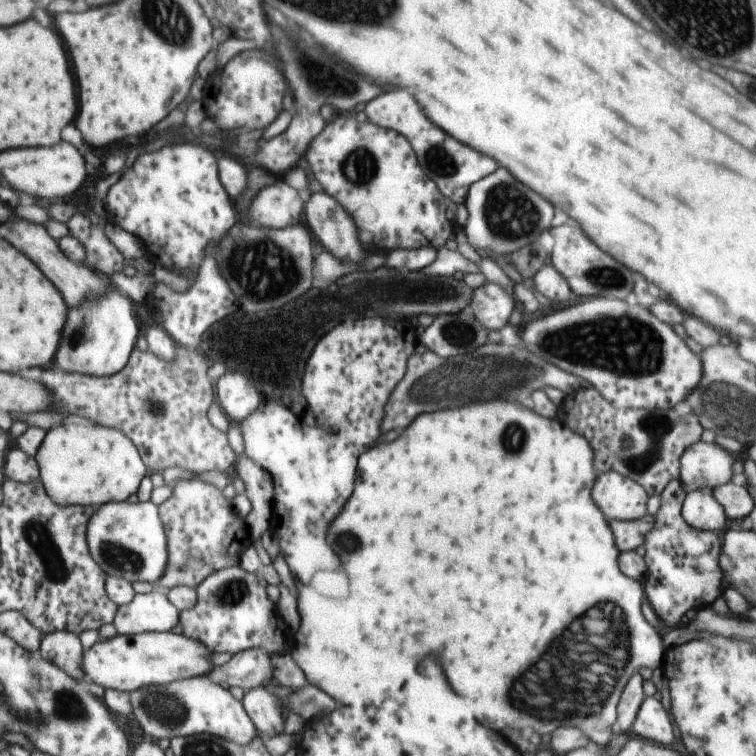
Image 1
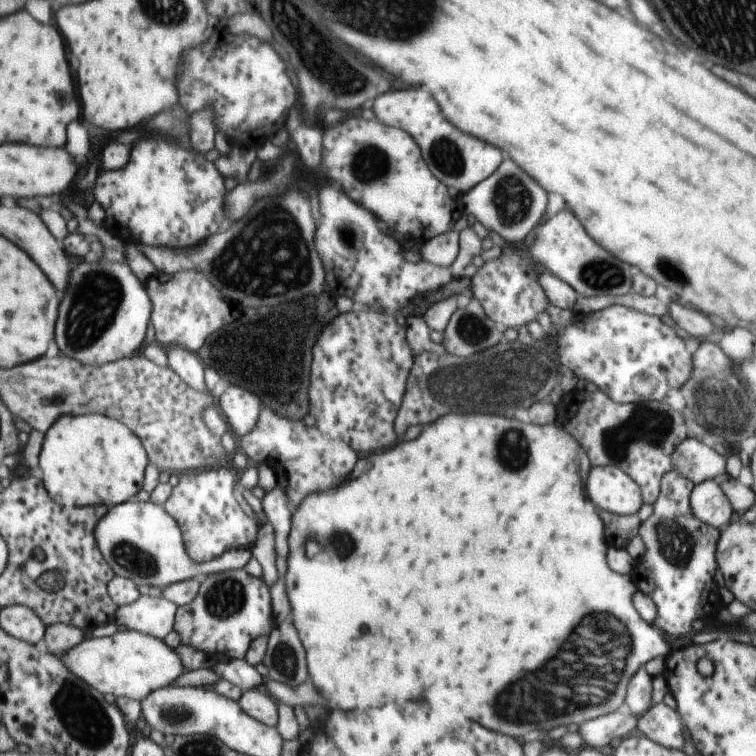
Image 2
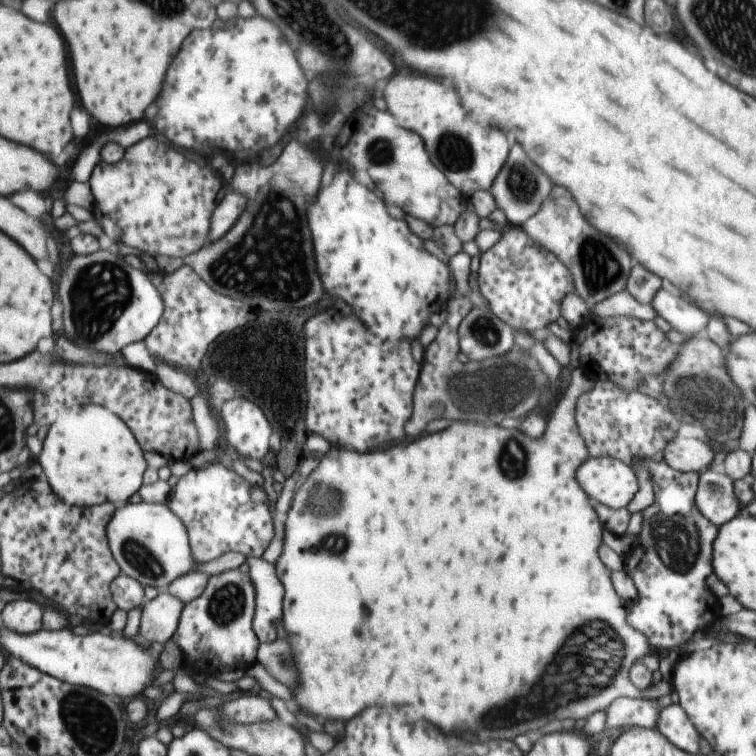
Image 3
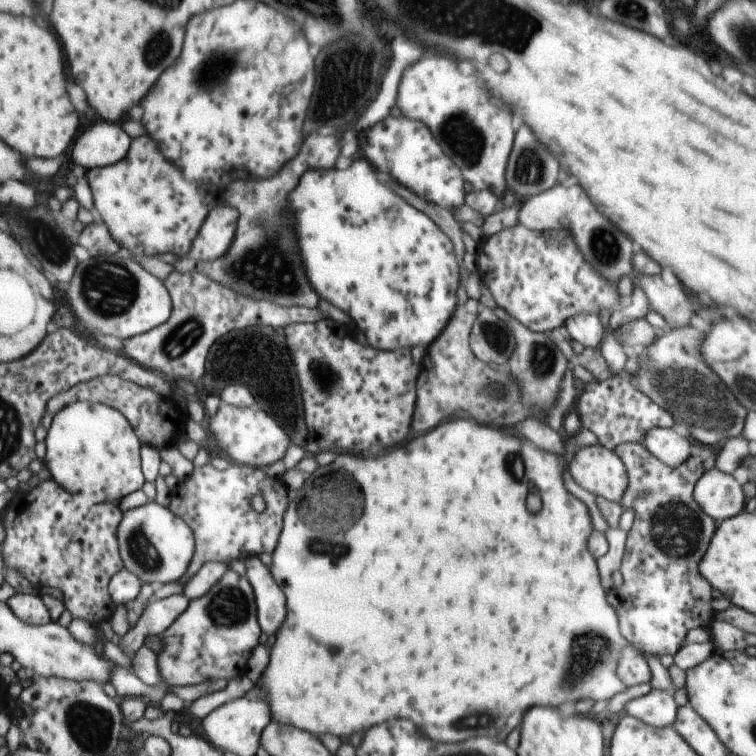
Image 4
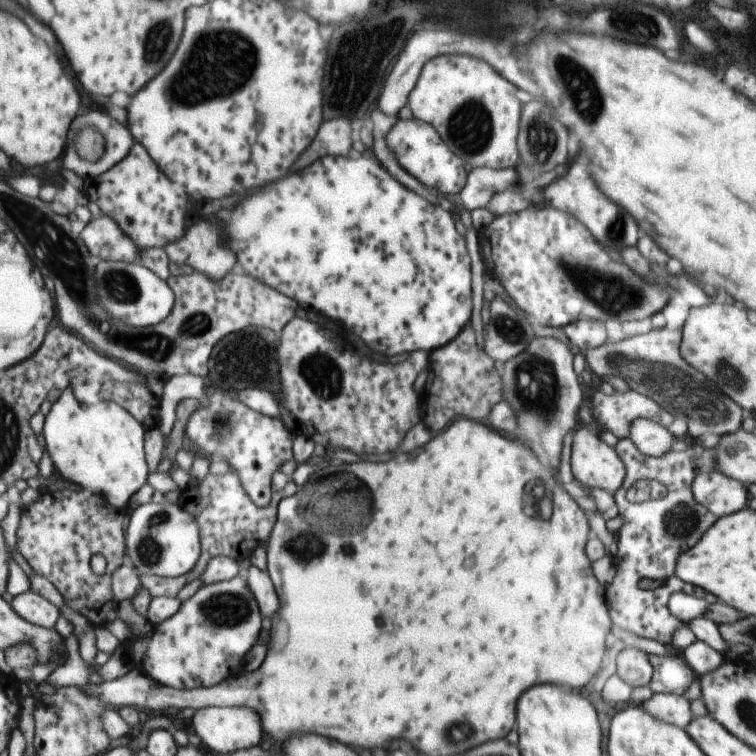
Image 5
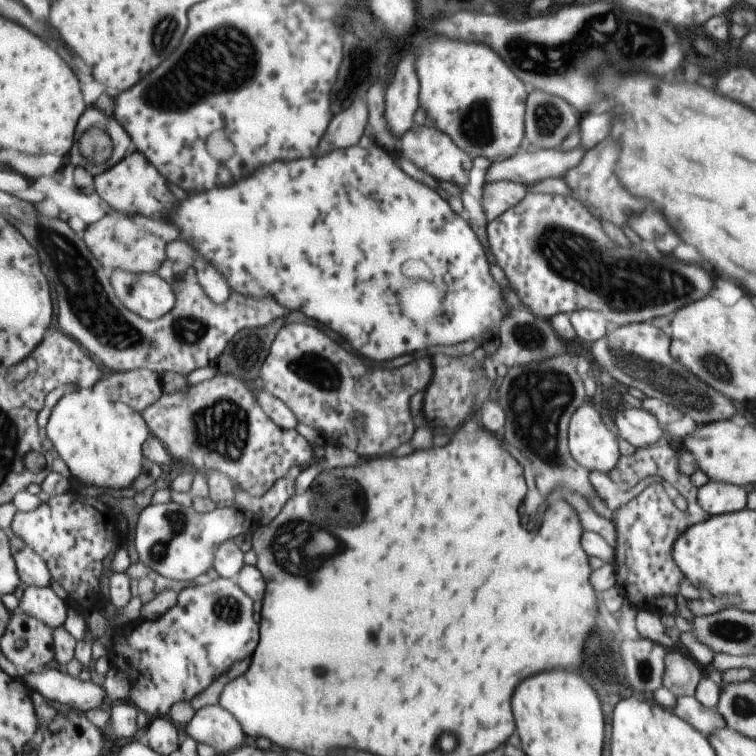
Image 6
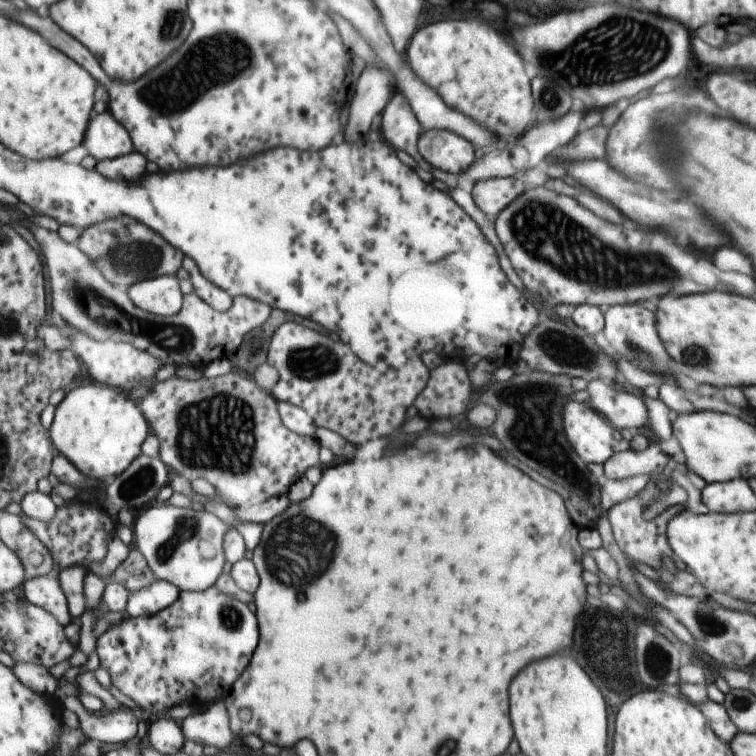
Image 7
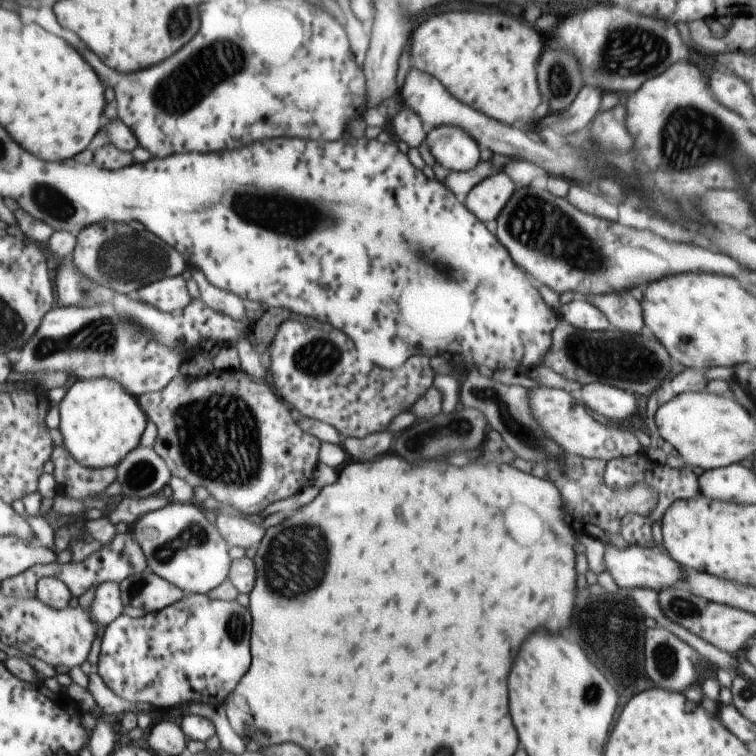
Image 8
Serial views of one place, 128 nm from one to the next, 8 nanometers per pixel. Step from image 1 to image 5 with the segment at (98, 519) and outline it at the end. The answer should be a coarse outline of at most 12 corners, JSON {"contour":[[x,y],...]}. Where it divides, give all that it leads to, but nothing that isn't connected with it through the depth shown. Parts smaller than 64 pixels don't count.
{"contour":[[180,504],[131,513],[127,556],[141,576],[198,565],[199,523]]}

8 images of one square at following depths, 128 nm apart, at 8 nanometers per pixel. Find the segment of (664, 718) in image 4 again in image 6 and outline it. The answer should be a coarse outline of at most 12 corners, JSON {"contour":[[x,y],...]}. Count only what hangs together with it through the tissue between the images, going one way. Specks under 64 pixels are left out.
{"contour":[[678,697],[668,708],[699,734],[725,726],[714,707],[695,697]]}

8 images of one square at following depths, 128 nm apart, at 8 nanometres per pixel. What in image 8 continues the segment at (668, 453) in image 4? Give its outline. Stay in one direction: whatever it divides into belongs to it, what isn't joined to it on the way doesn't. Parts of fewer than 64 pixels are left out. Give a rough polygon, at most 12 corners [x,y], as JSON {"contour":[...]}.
{"contour":[[588,383],[575,393],[583,406],[619,422],[636,410],[633,393]]}

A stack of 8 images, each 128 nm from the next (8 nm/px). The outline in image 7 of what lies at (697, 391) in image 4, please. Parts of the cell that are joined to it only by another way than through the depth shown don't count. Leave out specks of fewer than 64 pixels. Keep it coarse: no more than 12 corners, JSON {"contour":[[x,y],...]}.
{"contour":[[643,306],[603,310],[609,349],[656,383],[679,386],[667,368],[655,316]]}

